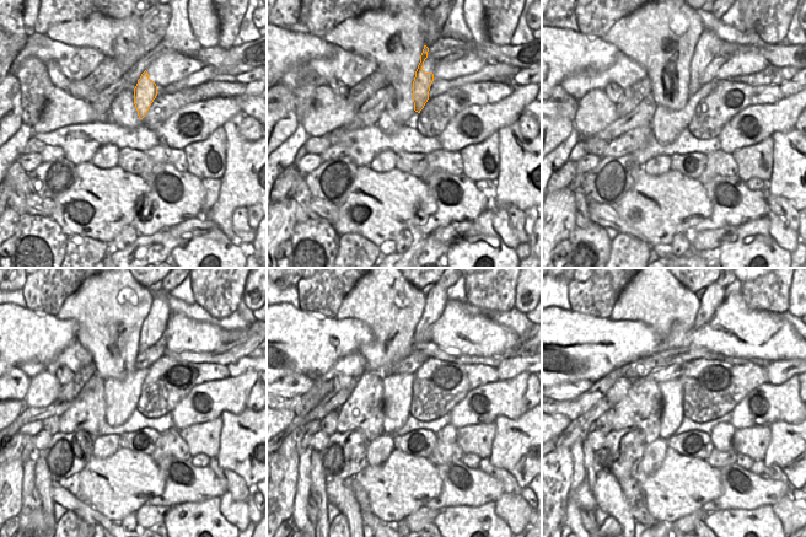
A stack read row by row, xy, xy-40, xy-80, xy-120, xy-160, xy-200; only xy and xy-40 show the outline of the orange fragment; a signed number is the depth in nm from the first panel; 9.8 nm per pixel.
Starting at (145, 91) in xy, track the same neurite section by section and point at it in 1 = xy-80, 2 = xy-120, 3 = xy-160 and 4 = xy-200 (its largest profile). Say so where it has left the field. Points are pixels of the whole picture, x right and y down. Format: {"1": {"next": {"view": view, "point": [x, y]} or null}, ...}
{"1": {"next": {"view": "xy-80", "point": [694, 74]}}, "2": {"next": {"view": "xy-120", "point": [160, 301]}}, "3": {"next": {"view": "xy-160", "point": [436, 297]}}, "4": {"next": {"view": "xy-200", "point": [714, 294]}}}

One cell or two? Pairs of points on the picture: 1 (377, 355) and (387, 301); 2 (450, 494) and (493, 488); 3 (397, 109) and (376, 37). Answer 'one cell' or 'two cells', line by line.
1: one cell
2: one cell
3: one cell

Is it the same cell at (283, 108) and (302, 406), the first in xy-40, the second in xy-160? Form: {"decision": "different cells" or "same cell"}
{"decision": "different cells"}

